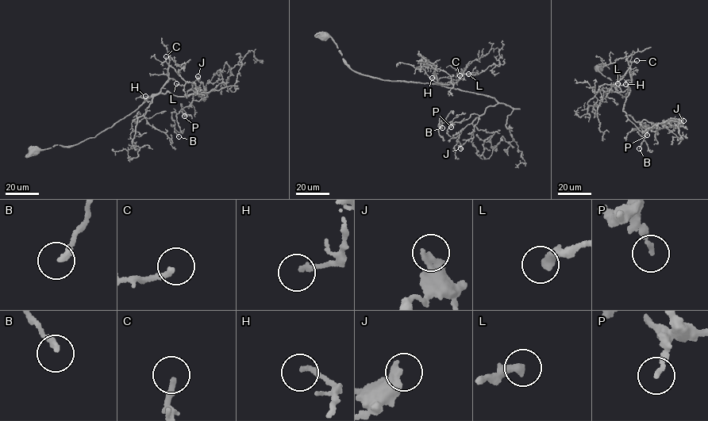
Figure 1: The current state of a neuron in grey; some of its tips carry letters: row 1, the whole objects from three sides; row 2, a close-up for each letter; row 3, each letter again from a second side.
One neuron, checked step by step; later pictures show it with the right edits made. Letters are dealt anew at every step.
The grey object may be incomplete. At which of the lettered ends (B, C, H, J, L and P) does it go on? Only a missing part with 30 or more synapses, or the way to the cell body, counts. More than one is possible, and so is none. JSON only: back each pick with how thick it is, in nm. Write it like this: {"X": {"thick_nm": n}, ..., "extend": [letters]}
{"extend": []}

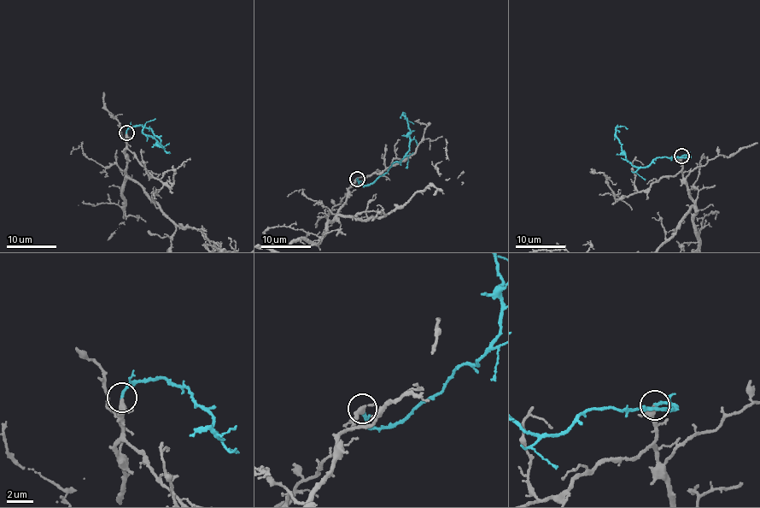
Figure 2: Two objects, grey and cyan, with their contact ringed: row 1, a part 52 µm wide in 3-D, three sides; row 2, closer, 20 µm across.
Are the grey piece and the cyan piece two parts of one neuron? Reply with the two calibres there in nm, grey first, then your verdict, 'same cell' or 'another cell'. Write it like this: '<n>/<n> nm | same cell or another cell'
280/200 nm | same cell

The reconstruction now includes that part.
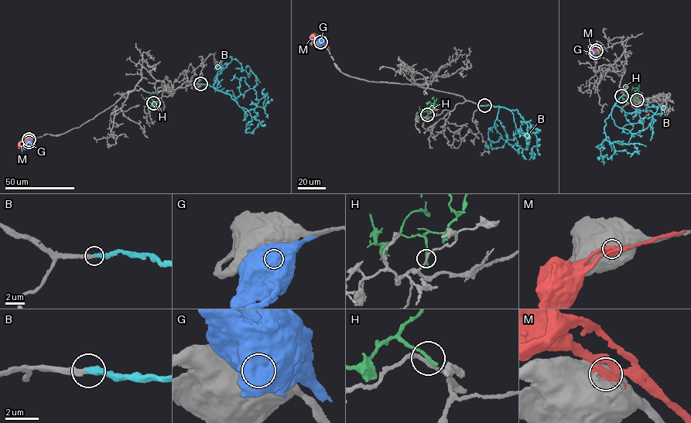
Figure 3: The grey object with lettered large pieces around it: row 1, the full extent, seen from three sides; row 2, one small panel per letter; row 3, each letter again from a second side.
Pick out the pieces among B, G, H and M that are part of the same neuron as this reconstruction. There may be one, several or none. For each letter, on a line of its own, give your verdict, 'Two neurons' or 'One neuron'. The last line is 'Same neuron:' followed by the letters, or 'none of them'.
B: One neuron
G: Two neurons
H: Two neurons
M: Two neurons
Same neuron: B

